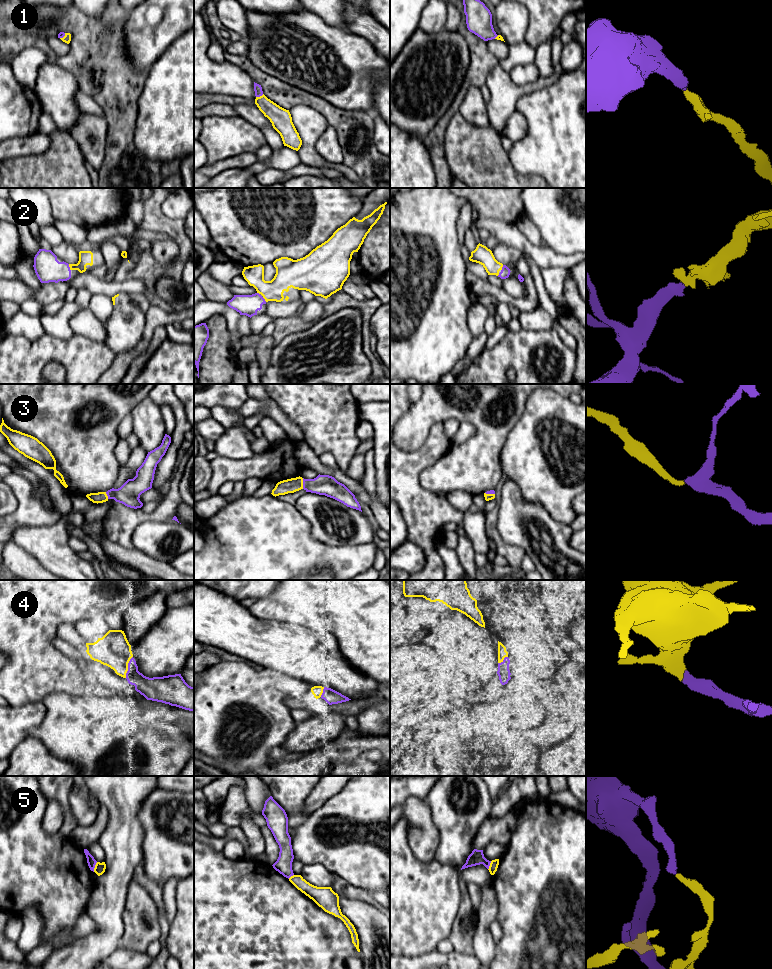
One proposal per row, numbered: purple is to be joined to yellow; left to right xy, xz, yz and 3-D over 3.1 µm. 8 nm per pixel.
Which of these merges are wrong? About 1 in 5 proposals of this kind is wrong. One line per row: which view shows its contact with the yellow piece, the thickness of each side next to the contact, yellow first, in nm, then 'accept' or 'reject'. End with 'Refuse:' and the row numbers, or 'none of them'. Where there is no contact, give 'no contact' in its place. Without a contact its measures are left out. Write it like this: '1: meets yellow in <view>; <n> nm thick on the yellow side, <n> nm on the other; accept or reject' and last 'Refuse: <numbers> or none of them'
1: meets yellow in xz; 170 nm thick on the yellow side, 60 nm on the other; accept
2: meets yellow in xy; 110 nm thick on the yellow side, 200 nm on the other; accept
3: meets yellow in xz; 120 nm thick on the yellow side, 160 nm on the other; accept
4: meets yellow in xy; 280 nm thick on the yellow side, 170 nm on the other; accept
5: meets yellow in xy; 90 nm thick on the yellow side, 70 nm on the other; reject
Refuse: 5

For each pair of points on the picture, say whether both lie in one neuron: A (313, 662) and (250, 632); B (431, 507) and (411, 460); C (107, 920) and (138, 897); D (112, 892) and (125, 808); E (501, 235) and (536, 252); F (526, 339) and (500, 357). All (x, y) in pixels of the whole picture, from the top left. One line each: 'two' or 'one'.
A: one
B: one
C: two
D: one
E: one
F: one

